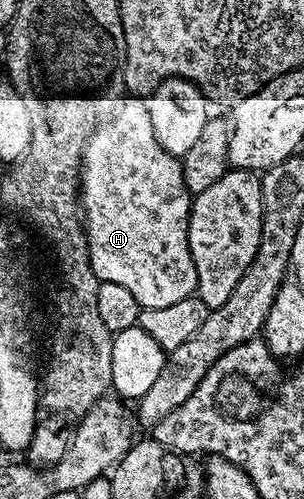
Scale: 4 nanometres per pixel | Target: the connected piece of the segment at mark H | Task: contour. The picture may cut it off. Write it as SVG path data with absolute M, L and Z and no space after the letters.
M141 98L127 100L115 114L97 125L81 154L79 203L89 243L89 261L98 280L123 286L142 308L172 306L197 290L195 262L189 245L191 193L183 182L180 159L163 150L159 138L155 138L155 130L151 130L148 103Z

